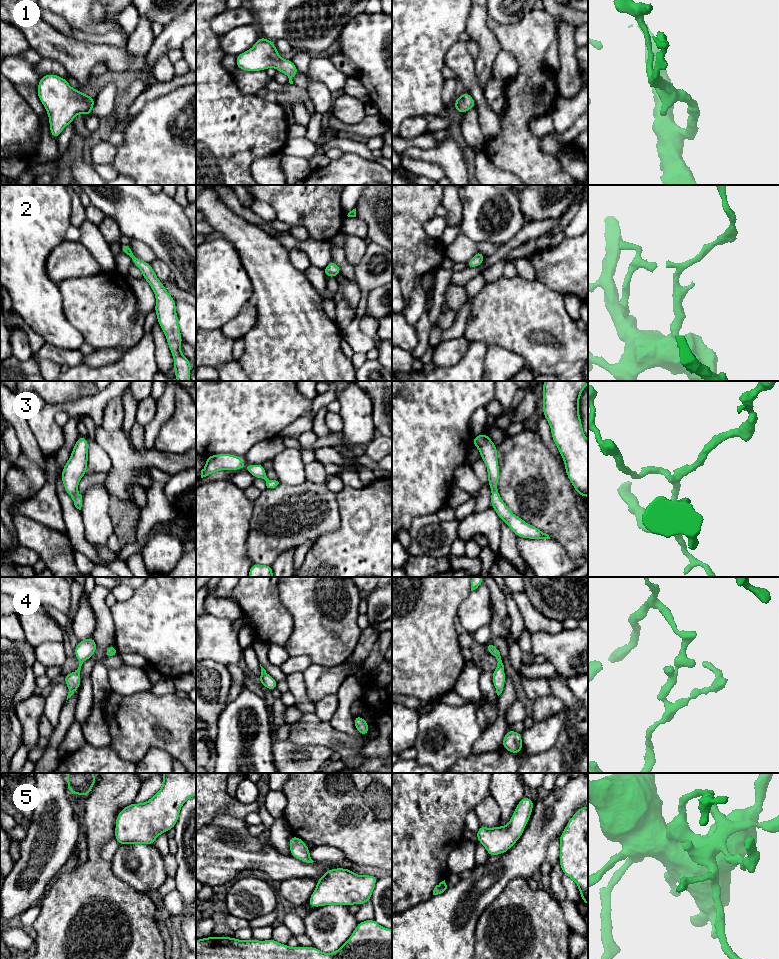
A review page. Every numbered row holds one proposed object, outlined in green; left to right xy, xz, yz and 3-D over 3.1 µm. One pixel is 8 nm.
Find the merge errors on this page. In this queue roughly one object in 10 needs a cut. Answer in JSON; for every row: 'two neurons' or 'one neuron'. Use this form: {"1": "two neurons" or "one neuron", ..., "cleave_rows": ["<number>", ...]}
{"1": "one neuron", "2": "one neuron", "3": "one neuron", "4": "one neuron", "5": "one neuron", "cleave_rows": []}

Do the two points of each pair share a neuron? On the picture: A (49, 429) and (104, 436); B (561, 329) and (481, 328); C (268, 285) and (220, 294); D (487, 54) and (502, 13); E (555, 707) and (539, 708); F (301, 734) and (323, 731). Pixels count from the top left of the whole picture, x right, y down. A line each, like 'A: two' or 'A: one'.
A: two
B: one
C: two
D: two
E: one
F: one

